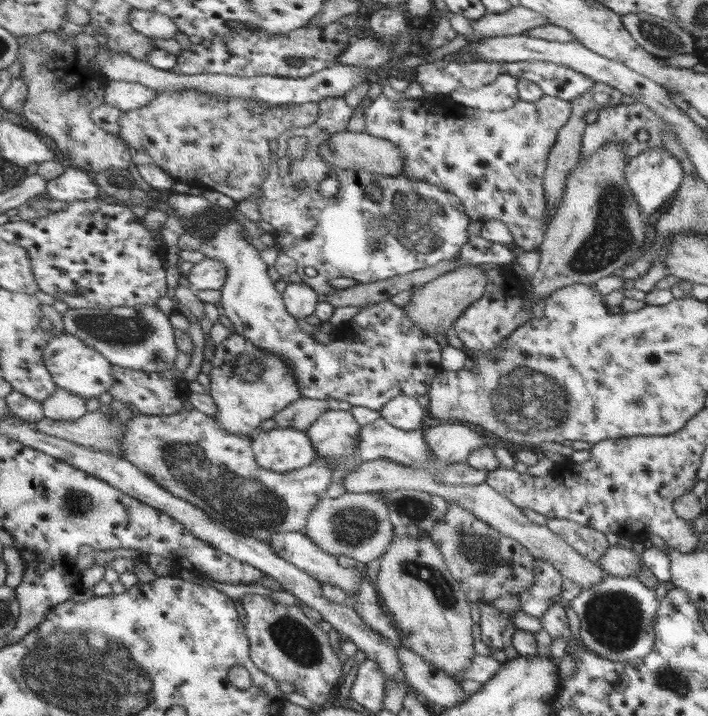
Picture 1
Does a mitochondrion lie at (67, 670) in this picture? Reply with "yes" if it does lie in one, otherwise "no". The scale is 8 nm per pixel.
yes

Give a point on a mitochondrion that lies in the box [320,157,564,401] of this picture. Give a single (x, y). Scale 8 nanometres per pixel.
(420, 226)

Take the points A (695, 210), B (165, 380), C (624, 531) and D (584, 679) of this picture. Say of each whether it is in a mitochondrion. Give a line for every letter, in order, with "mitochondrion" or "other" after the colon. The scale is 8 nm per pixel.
A: mitochondrion
B: other
C: other
D: other

